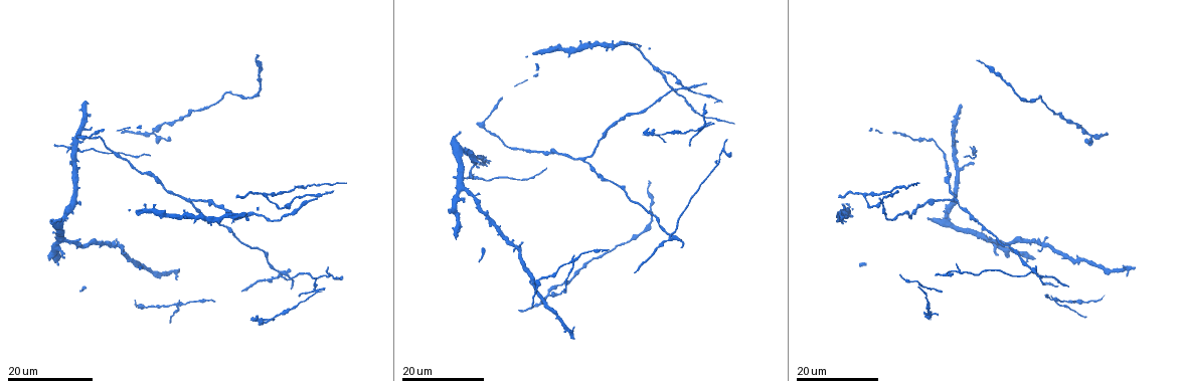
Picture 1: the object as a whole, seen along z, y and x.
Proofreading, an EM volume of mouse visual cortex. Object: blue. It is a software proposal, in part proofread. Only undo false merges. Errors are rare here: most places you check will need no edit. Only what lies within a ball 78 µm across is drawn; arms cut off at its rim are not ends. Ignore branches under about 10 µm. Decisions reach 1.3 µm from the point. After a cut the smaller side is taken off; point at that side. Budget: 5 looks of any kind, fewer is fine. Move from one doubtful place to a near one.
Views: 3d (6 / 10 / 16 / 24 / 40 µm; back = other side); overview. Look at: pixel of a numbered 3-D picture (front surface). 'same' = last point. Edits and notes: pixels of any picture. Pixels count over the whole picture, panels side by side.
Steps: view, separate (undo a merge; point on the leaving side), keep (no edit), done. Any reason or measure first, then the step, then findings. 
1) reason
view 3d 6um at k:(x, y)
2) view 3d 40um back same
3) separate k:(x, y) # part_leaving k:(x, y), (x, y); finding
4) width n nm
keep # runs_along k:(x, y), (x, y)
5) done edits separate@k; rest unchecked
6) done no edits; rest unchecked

view 3d 16um at 1:(538, 277)

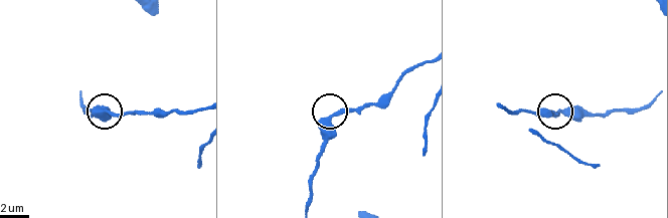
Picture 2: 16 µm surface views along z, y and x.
view 3d 10um at 2:(333, 116)

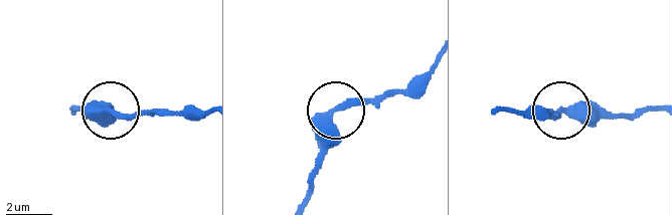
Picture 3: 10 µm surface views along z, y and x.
keep # all the same neuron

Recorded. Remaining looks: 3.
sudden change in width
view 3d 16um at 1:(558, 271)

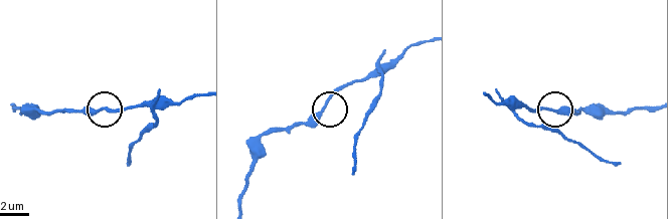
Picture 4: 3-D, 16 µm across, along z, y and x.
zoom in
view 3d 6um at 4:(99, 112)

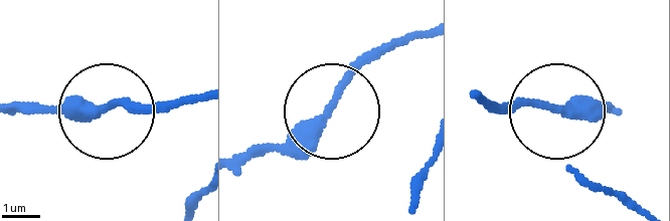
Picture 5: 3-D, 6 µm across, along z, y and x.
keep # continuous, no second neuron

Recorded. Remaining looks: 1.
done no edits; rest unchecked

